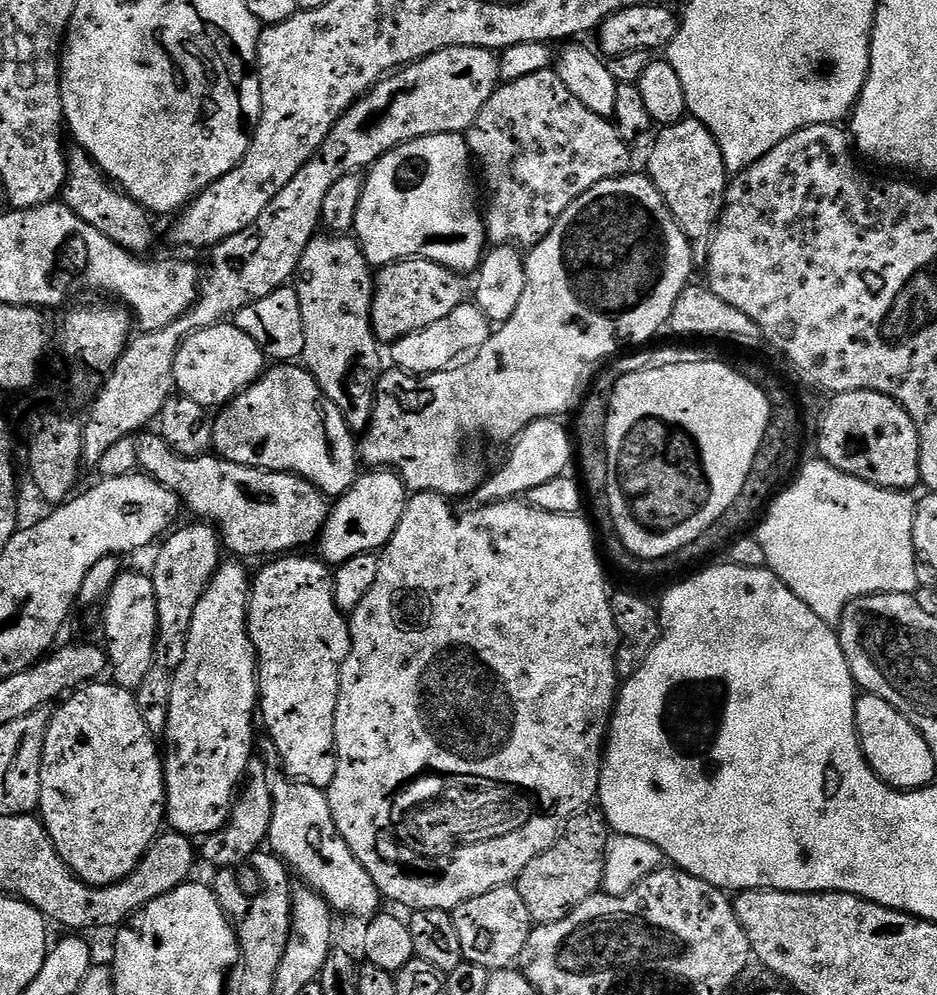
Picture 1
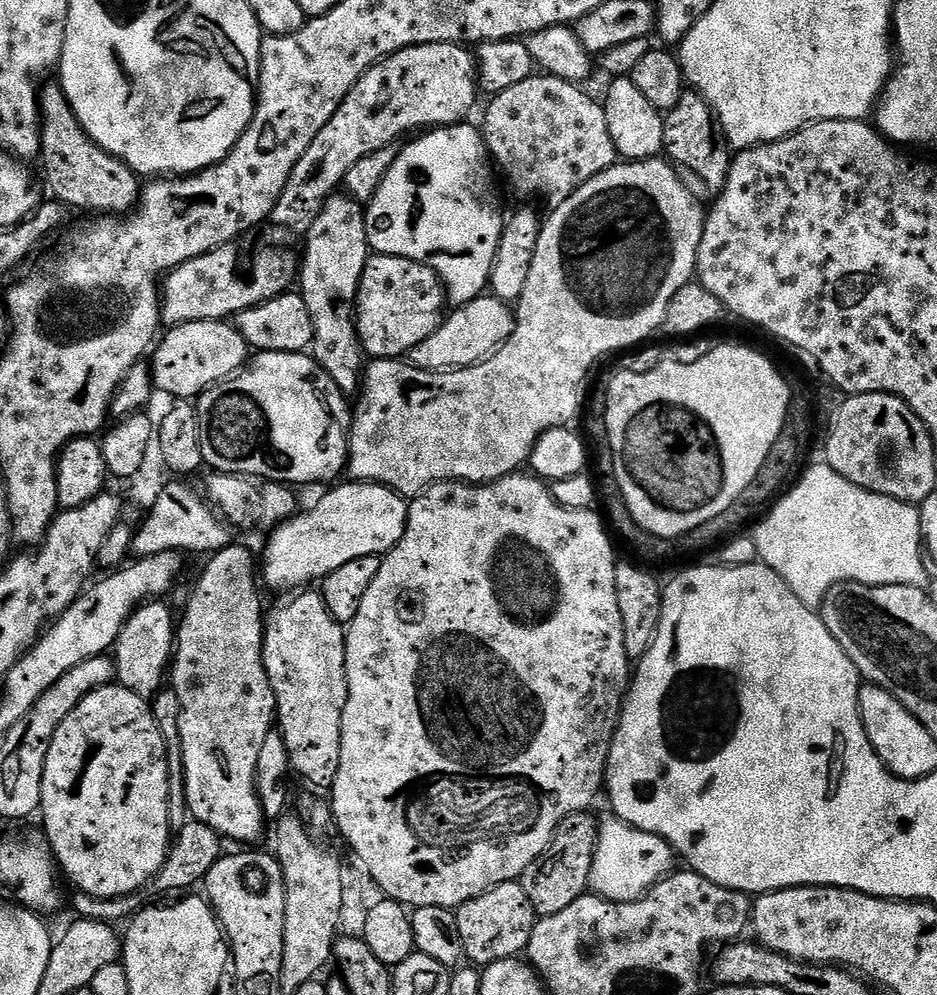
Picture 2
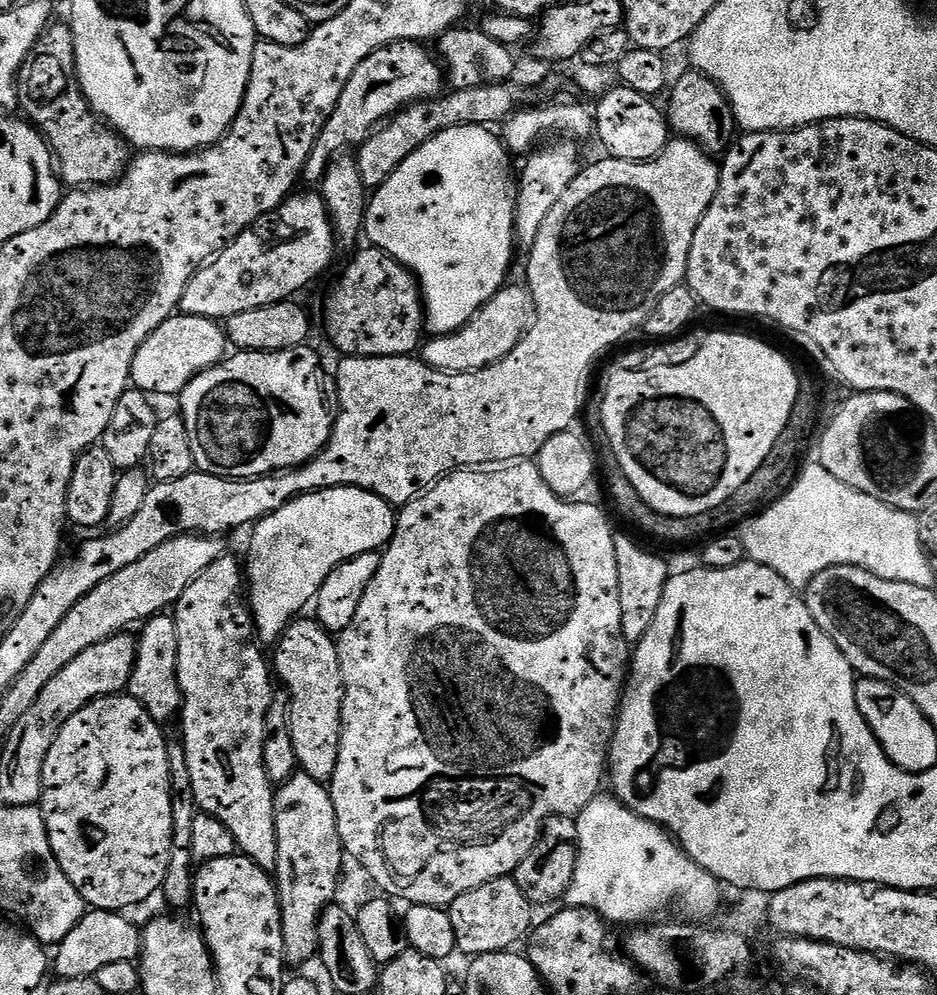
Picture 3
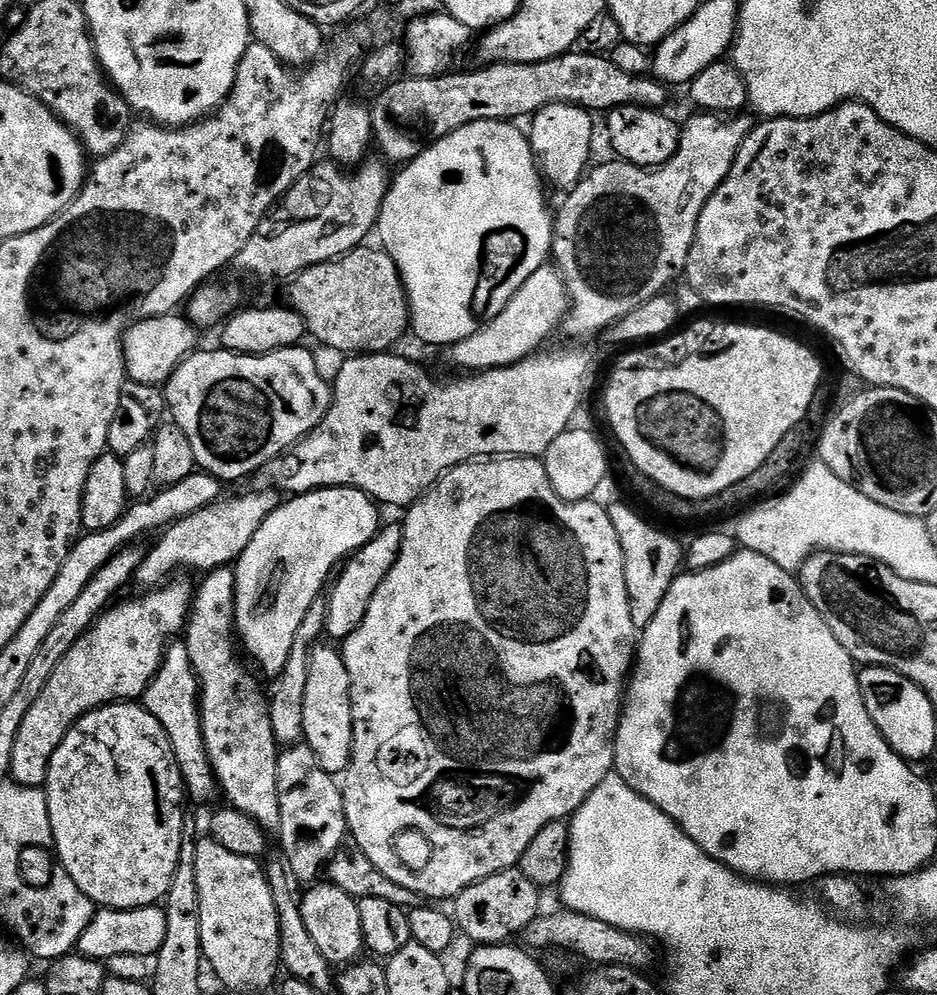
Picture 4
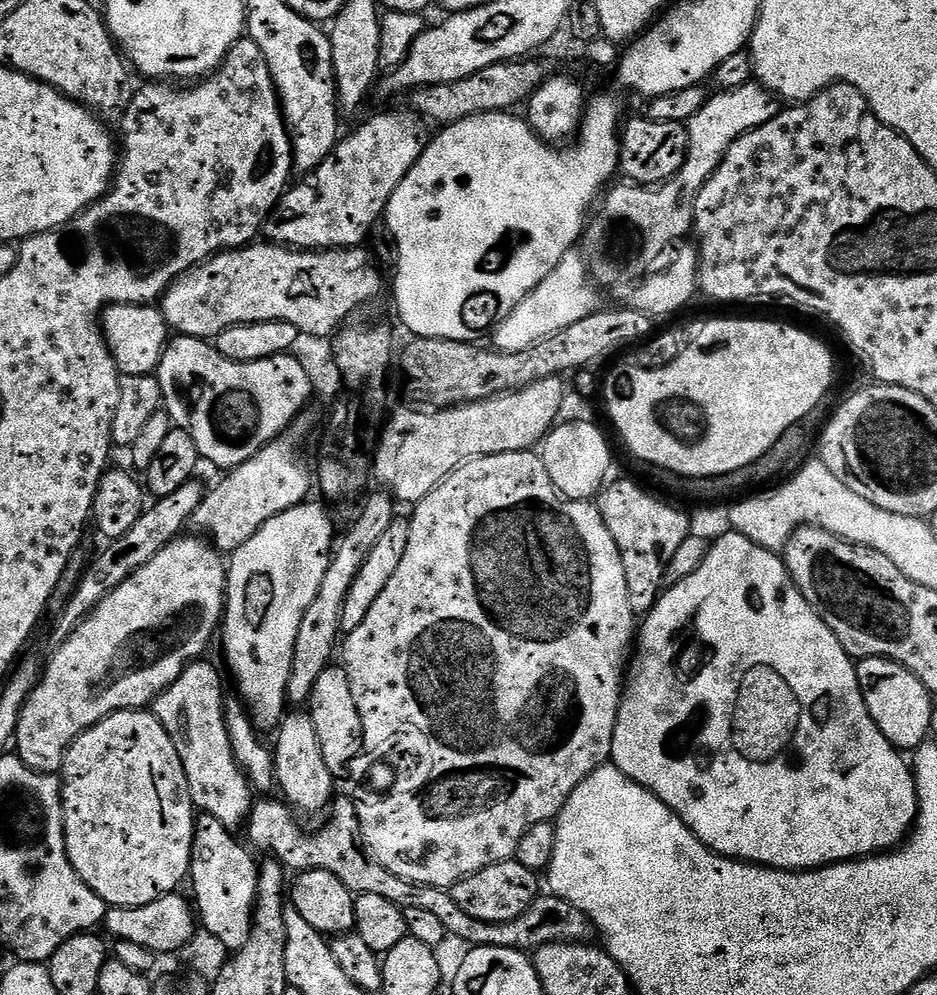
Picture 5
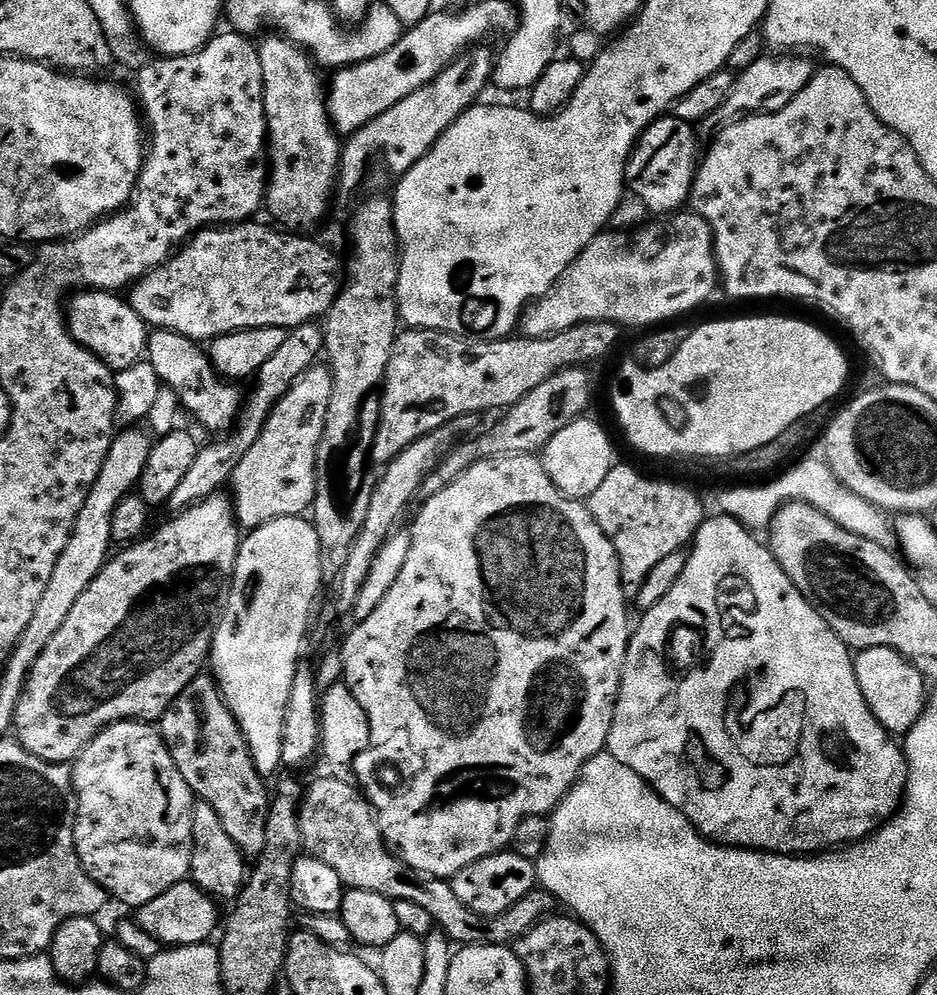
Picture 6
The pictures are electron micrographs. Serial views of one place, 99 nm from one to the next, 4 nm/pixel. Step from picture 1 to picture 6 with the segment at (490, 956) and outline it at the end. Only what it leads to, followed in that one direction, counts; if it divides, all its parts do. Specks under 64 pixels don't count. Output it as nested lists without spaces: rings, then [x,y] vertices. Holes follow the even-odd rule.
[[[505,850],[495,852],[486,858],[478,858],[478,862],[470,862],[454,874],[450,881],[454,895],[474,914],[497,916],[510,910],[516,903],[522,902],[526,894],[530,894],[538,886],[536,879],[536,861],[522,858],[522,854]]]

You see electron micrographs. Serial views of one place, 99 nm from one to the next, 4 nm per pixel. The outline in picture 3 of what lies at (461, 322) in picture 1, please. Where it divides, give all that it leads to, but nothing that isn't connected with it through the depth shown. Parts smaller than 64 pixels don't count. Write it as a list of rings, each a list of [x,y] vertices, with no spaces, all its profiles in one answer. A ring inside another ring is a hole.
[[[523,283],[512,284],[501,288],[466,326],[445,336],[433,335],[432,341],[422,348],[422,359],[439,372],[477,372],[496,364],[524,337],[536,315],[536,304],[532,301],[531,291]]]

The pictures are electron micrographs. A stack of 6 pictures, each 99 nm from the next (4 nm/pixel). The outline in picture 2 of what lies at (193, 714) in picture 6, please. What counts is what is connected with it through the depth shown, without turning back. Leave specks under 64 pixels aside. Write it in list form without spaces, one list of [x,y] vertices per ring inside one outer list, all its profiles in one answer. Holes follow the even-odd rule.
[[[152,598],[141,604],[124,623],[124,629],[120,631],[120,637],[114,645],[115,679],[134,694],[145,698],[155,697],[155,692],[166,684],[166,673],[174,656],[177,631],[174,616],[172,620],[171,610],[162,601]]]

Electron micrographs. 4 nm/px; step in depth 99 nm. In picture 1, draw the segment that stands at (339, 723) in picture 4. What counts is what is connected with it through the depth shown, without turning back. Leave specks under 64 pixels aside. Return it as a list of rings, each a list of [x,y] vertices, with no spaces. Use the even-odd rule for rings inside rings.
[[[284,554],[279,558],[273,559],[271,562],[265,563],[268,564],[264,569],[261,570],[260,573],[255,573],[254,579],[250,584],[250,595],[248,598],[248,633],[250,634],[250,638],[252,639],[252,645],[256,648],[256,663],[258,665],[258,675],[260,677],[260,703],[258,705],[259,715],[262,717],[262,724],[264,720],[264,724],[268,727],[268,736],[272,739],[272,744],[276,747],[276,752],[280,755],[280,760],[284,763],[283,771],[287,773],[289,777],[295,778],[299,783],[309,784],[310,786],[314,786],[315,788],[323,788],[327,789],[334,782],[334,774],[336,773],[336,743],[334,742],[334,714],[338,710],[338,694],[340,693],[340,675],[342,674],[342,670],[344,669],[344,663],[346,662],[346,658],[348,657],[348,651],[350,650],[350,646],[352,645],[352,633],[350,631],[349,621],[346,619],[345,613],[342,613],[338,610],[338,606],[334,602],[334,586],[332,585],[332,578],[334,575],[333,569],[329,567],[327,563],[323,559],[315,558],[316,560],[311,560],[310,557],[304,556],[308,554]]]

